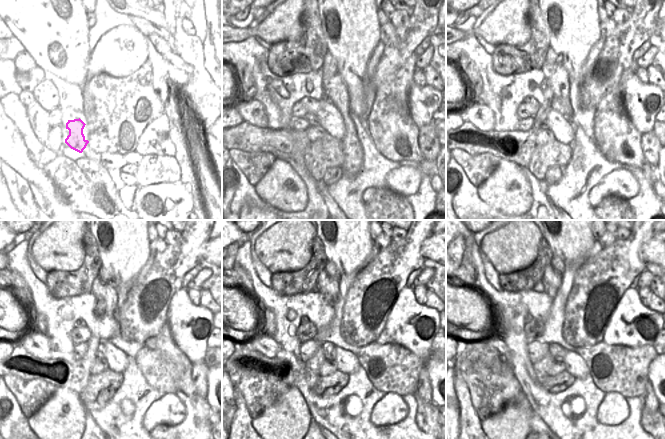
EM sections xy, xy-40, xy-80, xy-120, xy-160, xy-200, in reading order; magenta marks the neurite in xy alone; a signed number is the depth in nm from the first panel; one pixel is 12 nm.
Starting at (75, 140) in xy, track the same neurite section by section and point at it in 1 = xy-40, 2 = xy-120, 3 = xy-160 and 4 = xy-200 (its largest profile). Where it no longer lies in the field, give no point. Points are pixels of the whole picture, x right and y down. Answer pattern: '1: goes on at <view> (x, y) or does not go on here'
1: goes on at xy-40 (298, 124)
2: goes on at xy-120 (80, 349)
3: goes on at xy-160 (308, 349)
4: goes on at xy-200 (536, 350)

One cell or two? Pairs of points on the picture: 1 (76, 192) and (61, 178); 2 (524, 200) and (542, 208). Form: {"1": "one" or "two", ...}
{"1": "one", "2": "two"}

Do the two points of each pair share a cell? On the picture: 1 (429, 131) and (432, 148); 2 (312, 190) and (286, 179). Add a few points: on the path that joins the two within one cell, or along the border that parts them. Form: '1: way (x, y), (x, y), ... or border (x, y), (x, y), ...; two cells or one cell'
1: way (429, 135), (429, 144); one cell
2: border (296, 172), (306, 188), (306, 207), (304, 209); two cells

